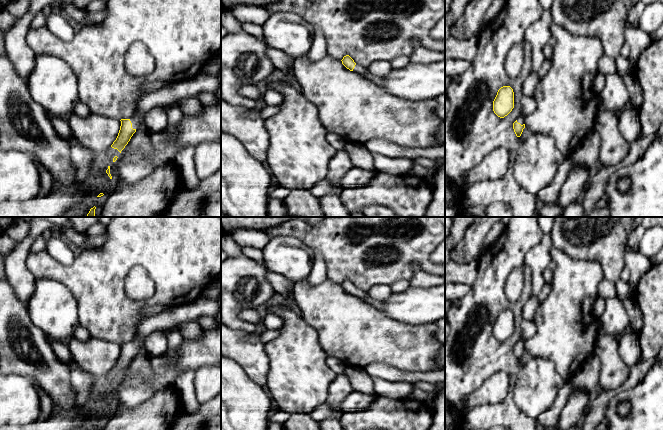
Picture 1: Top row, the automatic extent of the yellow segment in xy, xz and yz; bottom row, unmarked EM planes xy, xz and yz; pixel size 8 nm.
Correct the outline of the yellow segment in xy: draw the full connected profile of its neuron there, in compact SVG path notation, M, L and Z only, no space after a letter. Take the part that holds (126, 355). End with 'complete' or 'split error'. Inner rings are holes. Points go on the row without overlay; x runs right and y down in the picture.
M201 295L194 302L172 307L154 316L144 318L137 325L136 338L130 343L121 343L121 350L116 364L111 369L120 377L136 356L138 346L153 331L177 327L180 323L198 320L201 316L215 316L219 312L218 300Z; split error

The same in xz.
M349 279L344 280L341 285L342 285L342 288L347 293L349 293L350 295L356 296L362 300L368 296L367 292L356 288Z; split error

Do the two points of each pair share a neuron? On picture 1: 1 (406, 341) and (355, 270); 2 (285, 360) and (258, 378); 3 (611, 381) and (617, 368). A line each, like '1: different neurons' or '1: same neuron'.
1: different neurons
2: different neurons
3: same neuron

